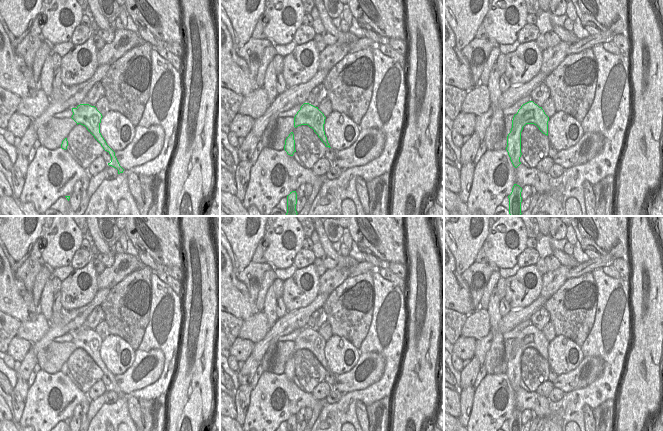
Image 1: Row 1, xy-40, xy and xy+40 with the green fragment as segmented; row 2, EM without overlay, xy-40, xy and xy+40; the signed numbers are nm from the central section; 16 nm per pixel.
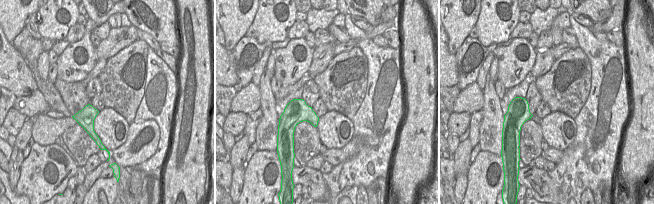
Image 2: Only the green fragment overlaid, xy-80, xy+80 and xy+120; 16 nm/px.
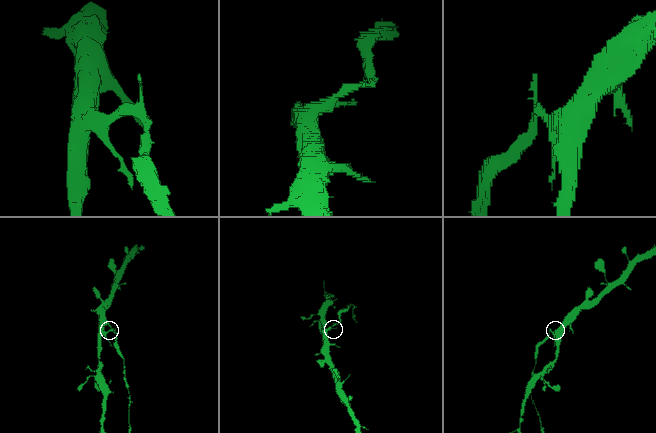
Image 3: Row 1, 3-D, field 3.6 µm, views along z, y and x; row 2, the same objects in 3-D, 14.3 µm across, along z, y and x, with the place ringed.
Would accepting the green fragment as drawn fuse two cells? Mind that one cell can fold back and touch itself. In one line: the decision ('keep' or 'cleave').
cleave

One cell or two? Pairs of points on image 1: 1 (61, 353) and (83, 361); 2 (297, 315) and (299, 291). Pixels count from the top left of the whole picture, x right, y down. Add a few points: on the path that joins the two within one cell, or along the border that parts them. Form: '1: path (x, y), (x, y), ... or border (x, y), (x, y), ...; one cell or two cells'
1: border (76, 348), (66, 361); two cells
2: border (317, 295), (307, 305), (287, 311); two cells

